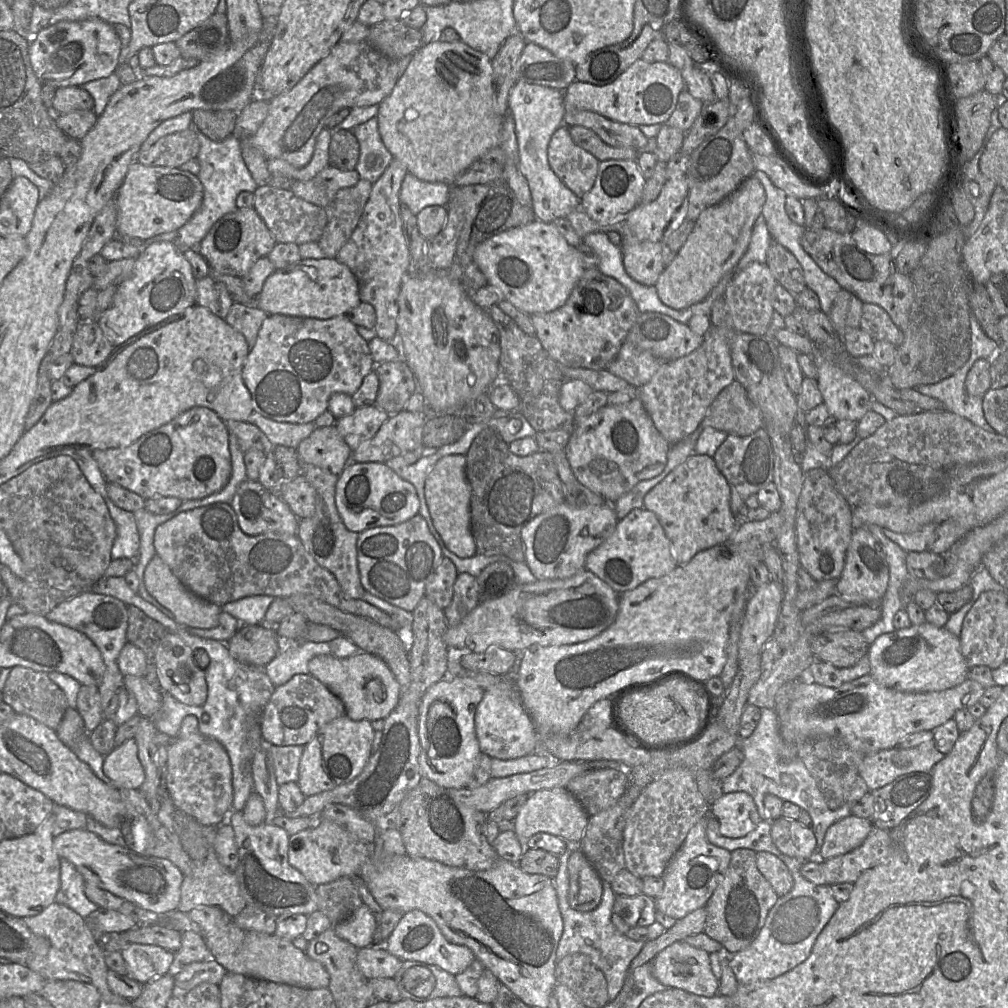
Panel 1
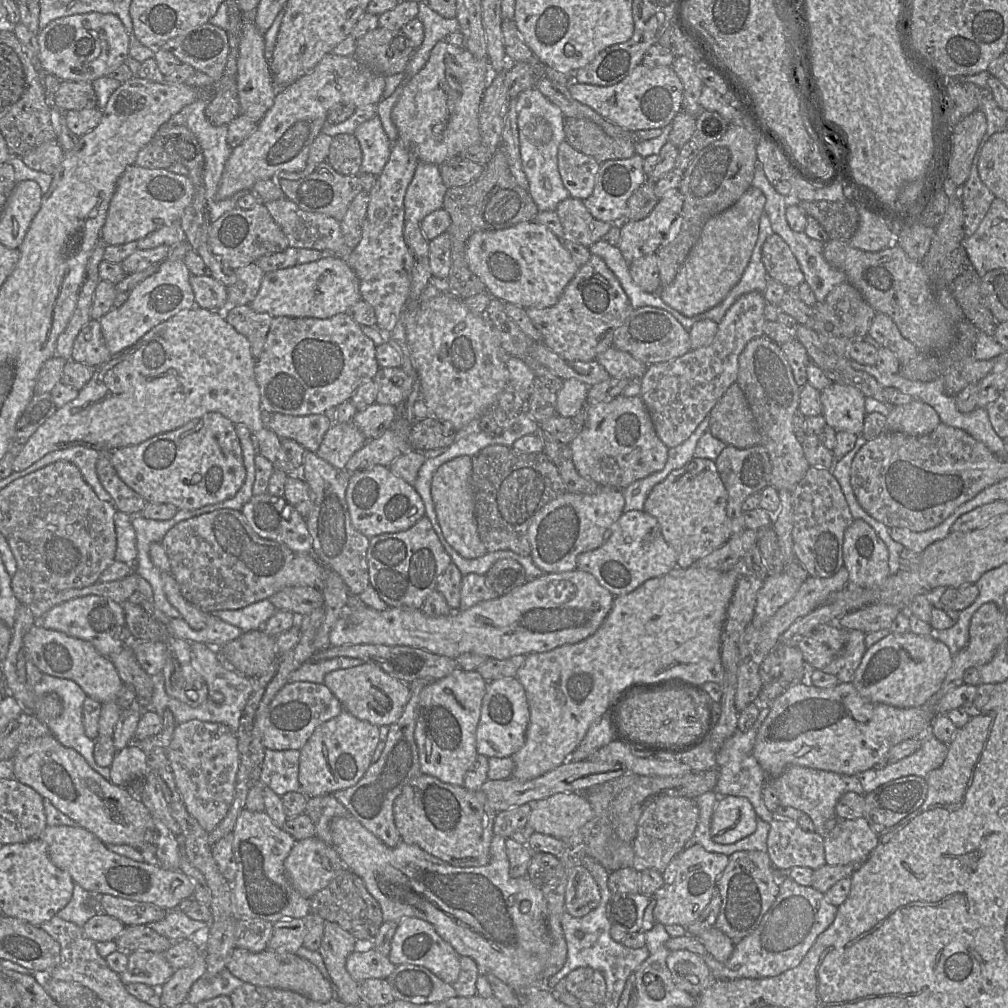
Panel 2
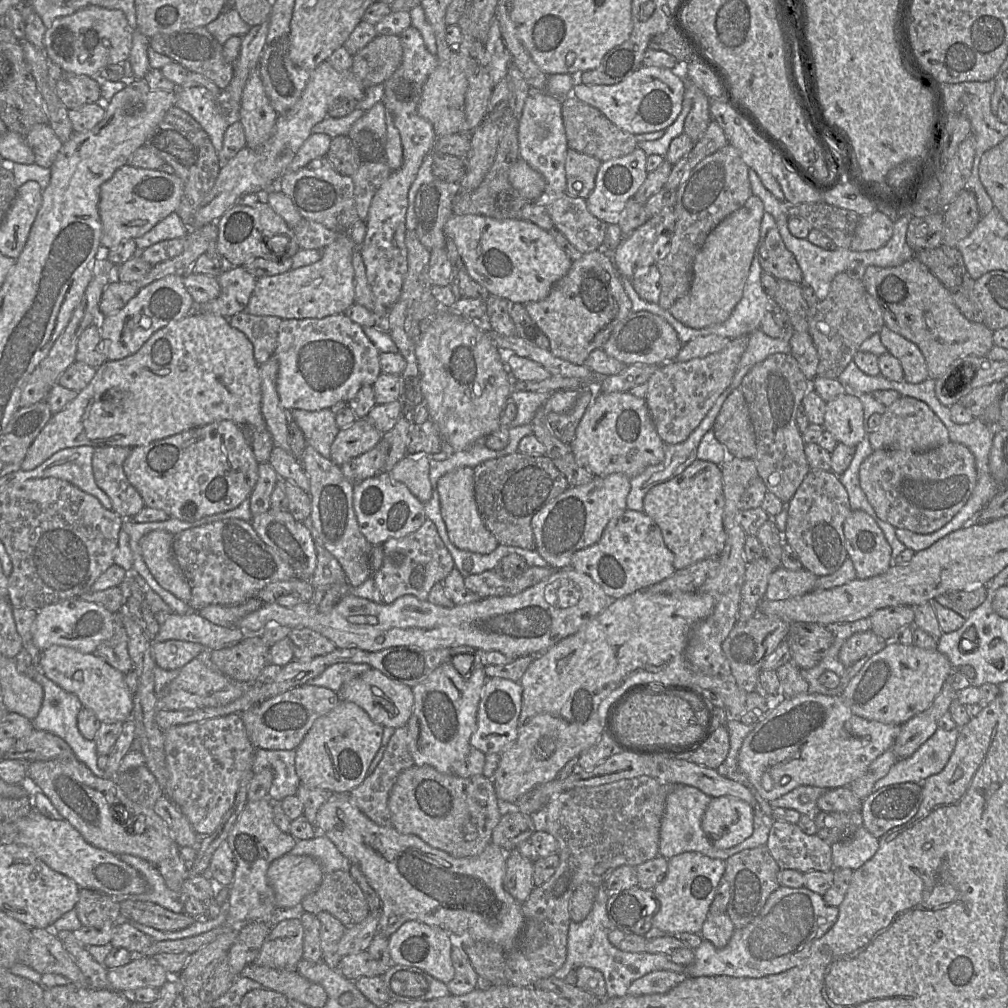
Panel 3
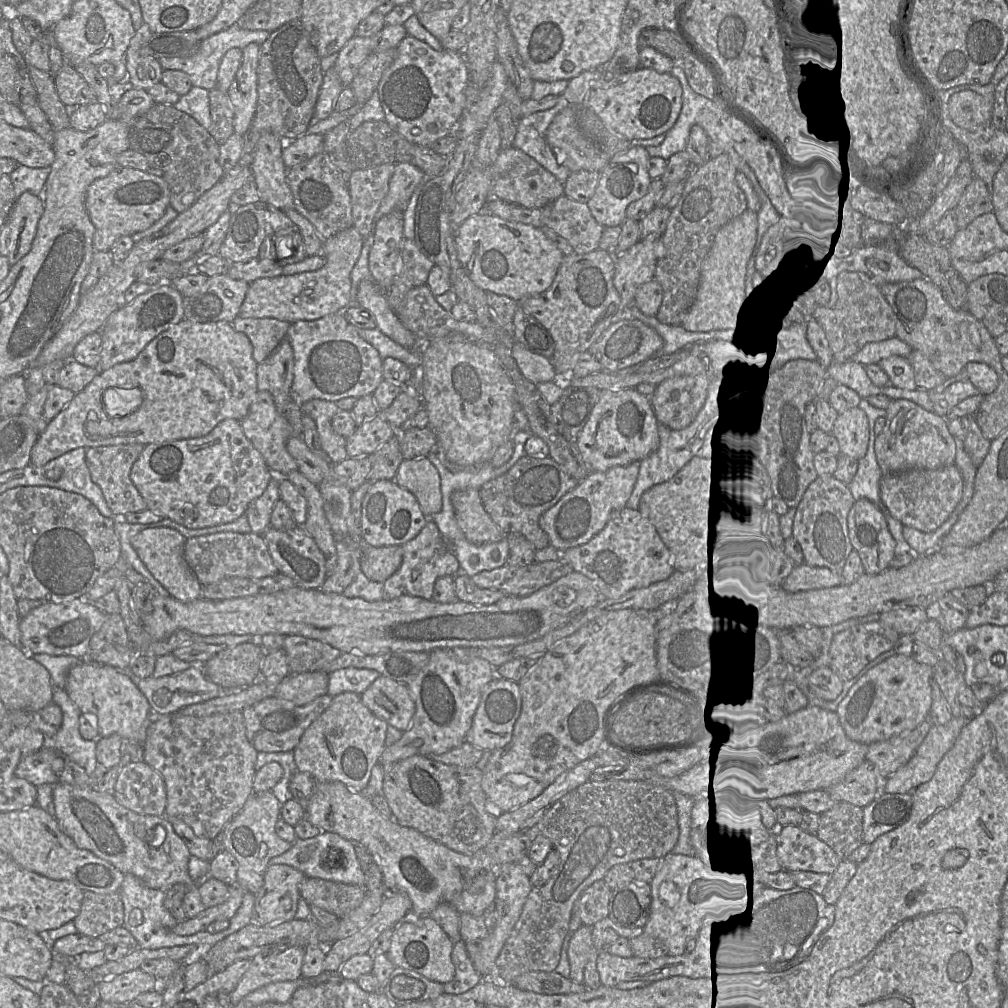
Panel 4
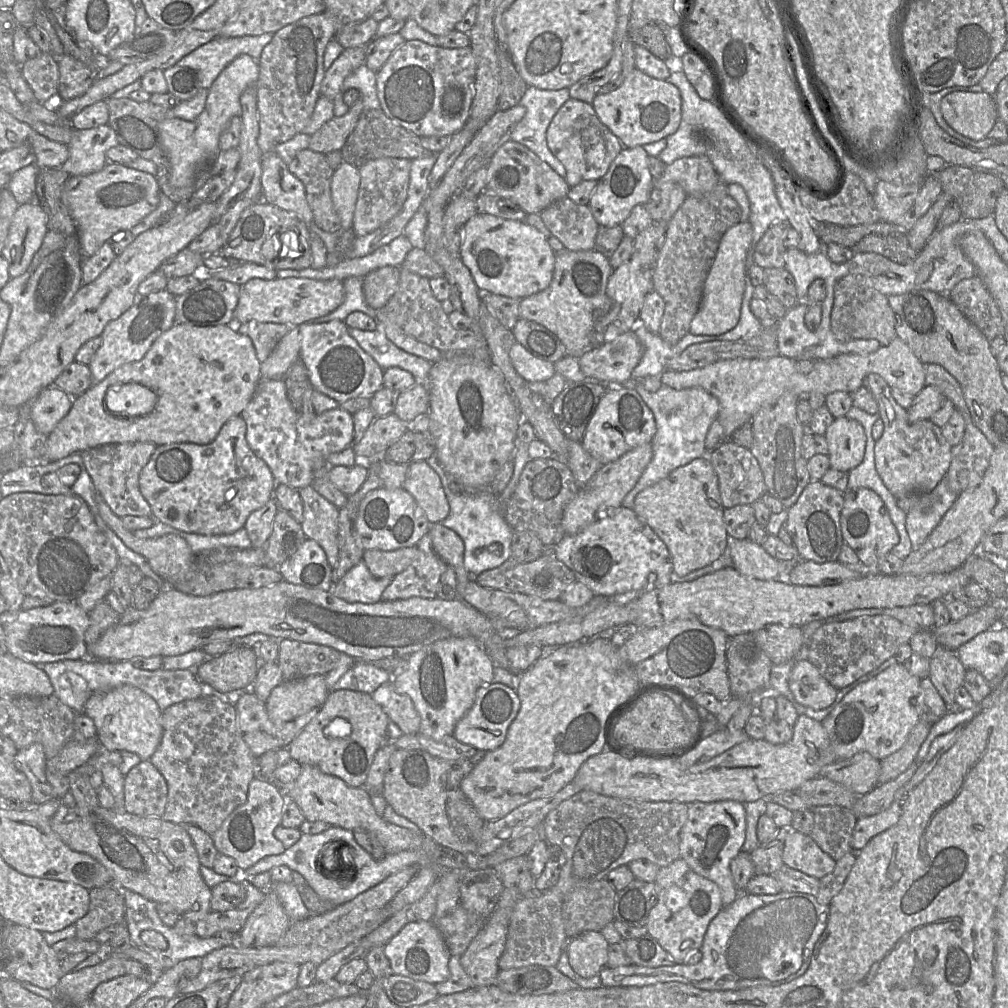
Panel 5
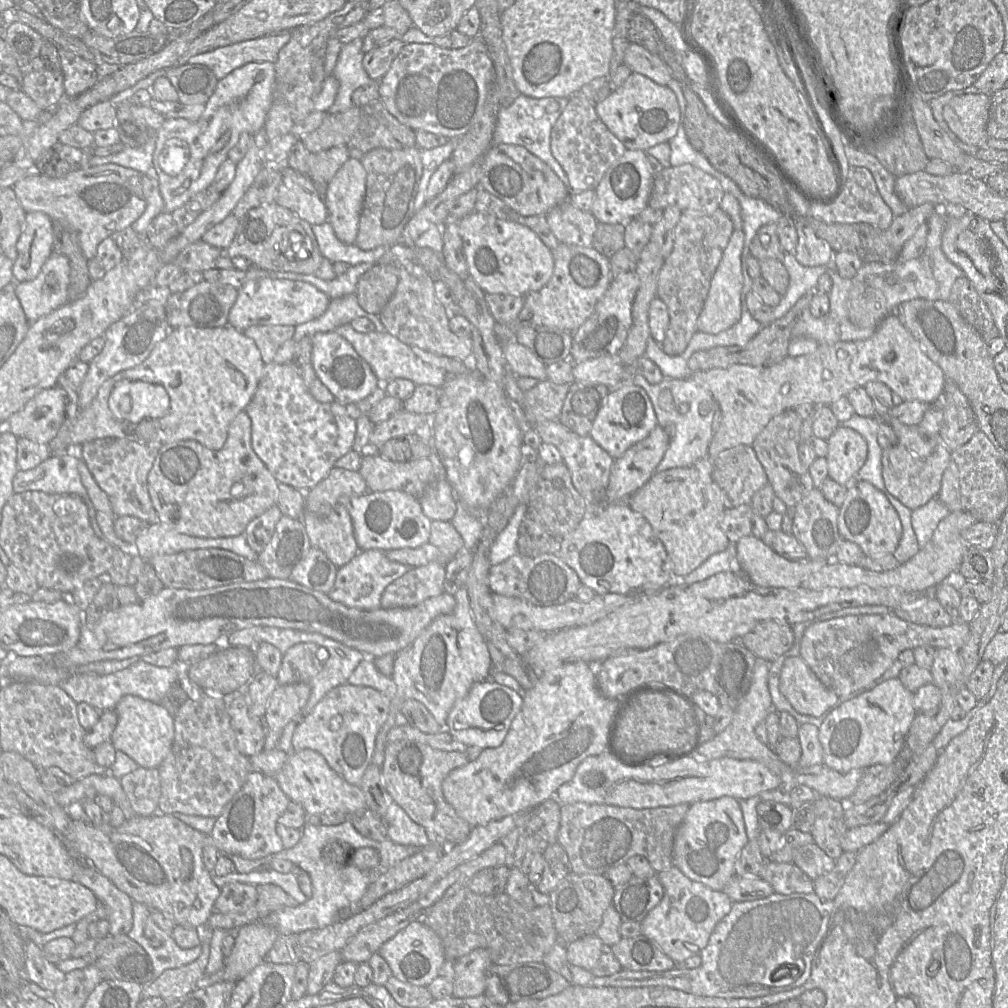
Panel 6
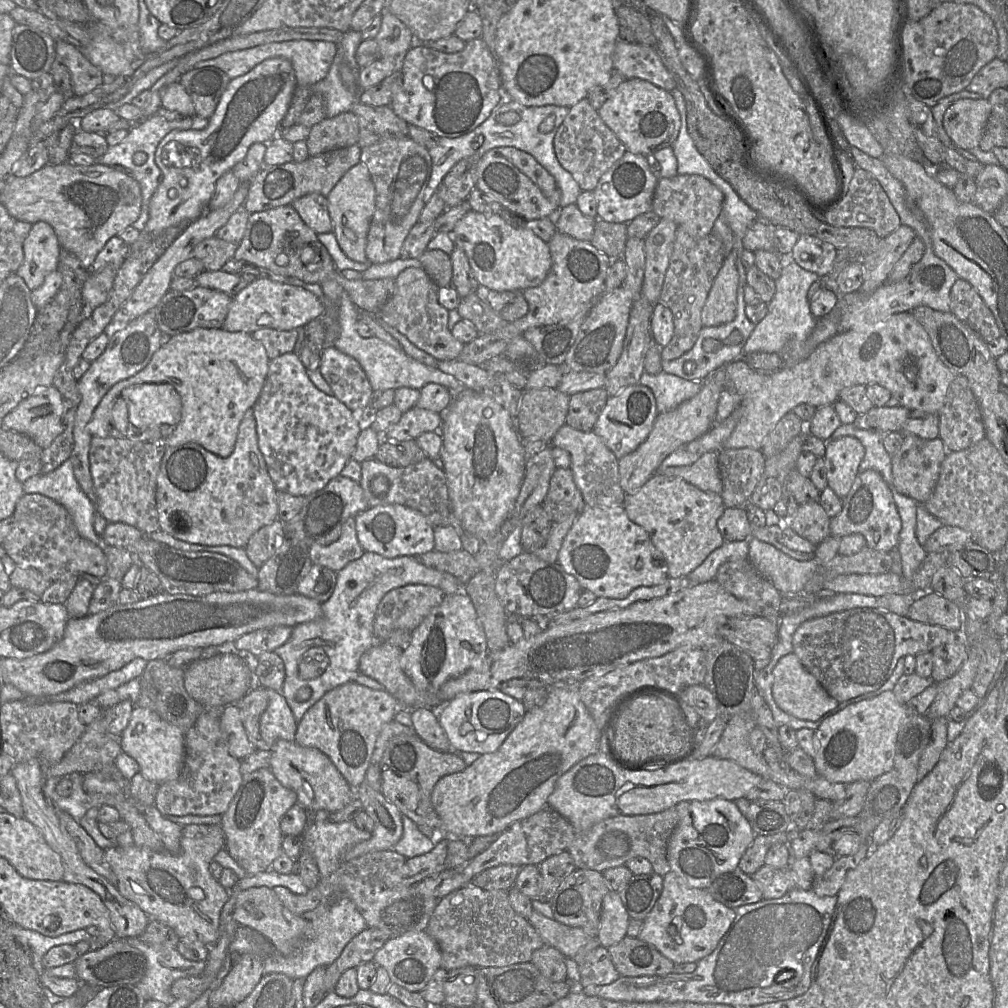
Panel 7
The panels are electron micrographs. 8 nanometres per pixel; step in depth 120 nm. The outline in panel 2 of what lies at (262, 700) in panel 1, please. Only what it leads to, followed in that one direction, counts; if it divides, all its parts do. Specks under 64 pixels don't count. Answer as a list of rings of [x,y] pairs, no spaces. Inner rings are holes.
[[[190,642],[190,648],[191,665],[194,670],[204,678],[208,686],[207,700],[199,707],[193,708],[175,698],[171,698],[166,693],[165,703],[162,708],[158,711],[157,708],[152,710],[160,716],[163,716],[165,710],[170,710],[176,724],[197,719],[203,722],[224,724],[228,726],[232,732],[237,733],[242,713],[254,689],[254,679],[239,674],[225,664],[216,648],[201,642]],[[215,692],[221,692],[224,695],[224,701],[221,704],[216,704],[213,701],[212,697]]]

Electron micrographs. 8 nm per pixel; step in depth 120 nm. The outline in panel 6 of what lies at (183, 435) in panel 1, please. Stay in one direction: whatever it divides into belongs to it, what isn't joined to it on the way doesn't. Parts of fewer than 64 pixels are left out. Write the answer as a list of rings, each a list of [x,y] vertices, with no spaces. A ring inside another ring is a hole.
[[[242,411],[230,423],[227,440],[220,450],[210,450],[195,440],[175,441],[161,446],[147,479],[159,523],[194,537],[234,537],[243,534],[251,520],[276,505],[279,482],[254,452],[251,427],[250,417]]]

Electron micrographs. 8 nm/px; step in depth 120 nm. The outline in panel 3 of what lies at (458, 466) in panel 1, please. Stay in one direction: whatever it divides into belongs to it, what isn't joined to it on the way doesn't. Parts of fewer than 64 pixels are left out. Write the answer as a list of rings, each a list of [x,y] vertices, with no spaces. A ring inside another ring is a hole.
[[[458,467],[444,474],[437,482],[440,512],[450,541],[460,550],[489,554],[498,546],[497,539],[484,525],[474,494],[474,473],[471,467]]]

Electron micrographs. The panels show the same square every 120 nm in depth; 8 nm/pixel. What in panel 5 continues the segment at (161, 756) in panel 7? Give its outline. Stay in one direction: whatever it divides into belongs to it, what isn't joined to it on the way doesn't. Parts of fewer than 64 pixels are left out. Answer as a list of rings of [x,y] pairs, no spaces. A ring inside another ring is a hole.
[[[132,685],[94,693],[83,709],[83,713],[91,718],[96,726],[97,738],[103,749],[133,752],[145,761],[149,761],[162,740],[162,712],[154,699]]]

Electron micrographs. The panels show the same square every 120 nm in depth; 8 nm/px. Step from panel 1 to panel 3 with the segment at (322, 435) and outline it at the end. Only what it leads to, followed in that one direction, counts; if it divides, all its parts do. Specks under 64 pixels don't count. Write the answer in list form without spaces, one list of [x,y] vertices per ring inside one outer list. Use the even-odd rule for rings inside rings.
[[[356,419],[337,433],[330,448],[330,460],[341,466],[374,448],[382,435],[367,419]]]

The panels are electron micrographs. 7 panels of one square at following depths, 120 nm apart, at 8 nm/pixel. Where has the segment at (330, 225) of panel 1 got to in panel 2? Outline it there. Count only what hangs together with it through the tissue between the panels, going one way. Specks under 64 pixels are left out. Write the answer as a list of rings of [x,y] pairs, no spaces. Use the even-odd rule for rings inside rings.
[[[362,190],[351,202],[340,228],[348,248],[354,249],[360,242],[363,223],[370,201],[370,193]]]

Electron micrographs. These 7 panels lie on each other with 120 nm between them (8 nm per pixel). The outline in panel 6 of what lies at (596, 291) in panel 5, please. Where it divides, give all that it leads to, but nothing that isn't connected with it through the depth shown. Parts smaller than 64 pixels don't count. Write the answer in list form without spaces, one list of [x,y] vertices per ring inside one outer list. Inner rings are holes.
[[[559,243],[559,245],[556,248],[550,249],[552,253],[552,257],[554,260],[554,271],[553,274],[550,278],[550,280],[544,285],[540,290],[534,291],[531,293],[526,294],[524,297],[524,304],[523,308],[520,311],[519,315],[517,318],[508,323],[507,326],[510,329],[510,331],[513,334],[516,334],[516,332],[525,326],[548,326],[548,327],[557,327],[559,329],[574,333],[593,313],[596,304],[598,301],[603,297],[605,292],[607,291],[611,281],[612,281],[612,276],[611,276],[611,269],[610,269],[610,261],[609,258],[606,256],[602,255],[599,253],[596,249],[593,247],[581,247],[581,246],[576,246],[576,245],[568,245],[564,243]]]

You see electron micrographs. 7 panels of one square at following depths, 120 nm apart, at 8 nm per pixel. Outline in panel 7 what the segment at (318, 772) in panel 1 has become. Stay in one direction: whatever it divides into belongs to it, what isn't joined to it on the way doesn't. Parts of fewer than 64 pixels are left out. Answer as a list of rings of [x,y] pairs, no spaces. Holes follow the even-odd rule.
[[[350,681],[328,692],[316,702],[298,723],[295,742],[324,753],[345,778],[357,789],[365,782],[376,740],[382,728],[394,720],[399,702],[384,690],[374,690]]]

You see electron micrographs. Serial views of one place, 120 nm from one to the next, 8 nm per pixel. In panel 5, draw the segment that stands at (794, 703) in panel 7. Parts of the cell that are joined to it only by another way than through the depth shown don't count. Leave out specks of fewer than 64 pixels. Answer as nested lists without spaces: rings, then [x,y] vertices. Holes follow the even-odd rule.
[[[808,660],[796,663],[790,673],[788,683],[795,700],[815,710],[829,707],[839,691]]]

